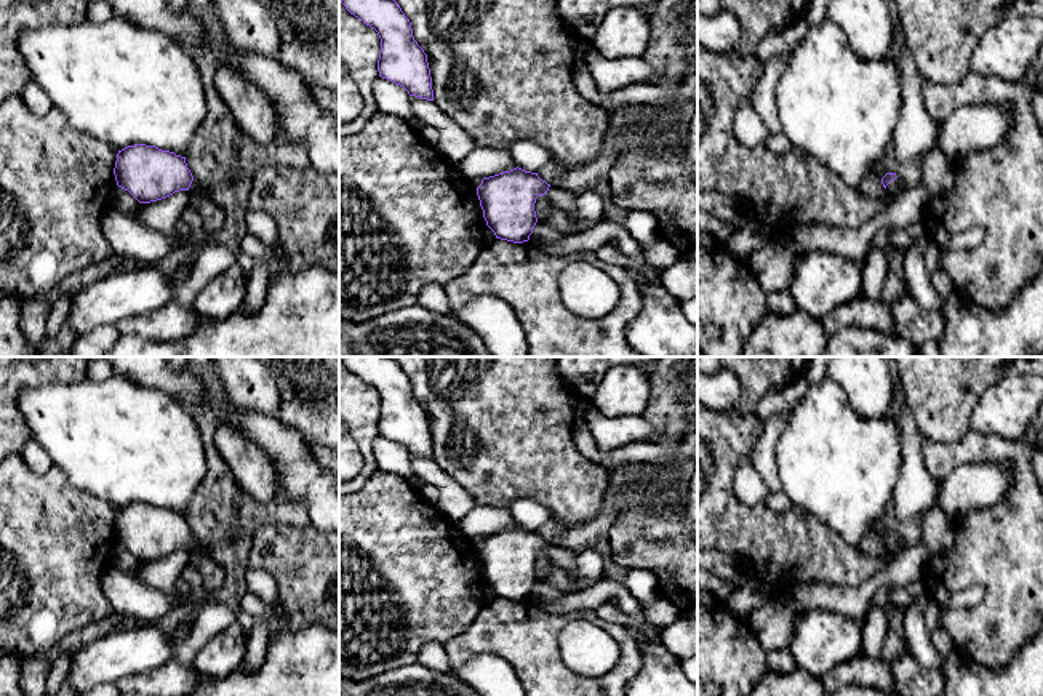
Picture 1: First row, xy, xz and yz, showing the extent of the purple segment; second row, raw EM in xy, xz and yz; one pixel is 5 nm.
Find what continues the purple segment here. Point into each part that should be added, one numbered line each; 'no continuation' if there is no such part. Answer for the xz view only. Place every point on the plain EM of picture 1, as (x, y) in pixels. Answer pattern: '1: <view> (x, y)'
1: xz (565, 559)

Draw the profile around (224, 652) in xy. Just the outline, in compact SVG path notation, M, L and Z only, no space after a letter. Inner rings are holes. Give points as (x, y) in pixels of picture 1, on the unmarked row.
M235 621L197 653L192 667L200 680L224 678L242 664L246 645L245 630Z

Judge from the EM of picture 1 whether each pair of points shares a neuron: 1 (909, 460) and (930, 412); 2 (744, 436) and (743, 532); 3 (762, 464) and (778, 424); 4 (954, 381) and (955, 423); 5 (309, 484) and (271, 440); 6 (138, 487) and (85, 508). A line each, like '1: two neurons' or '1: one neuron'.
1: two neurons
2: one neuron
3: one neuron
4: one neuron
5: one neuron
6: two neurons

